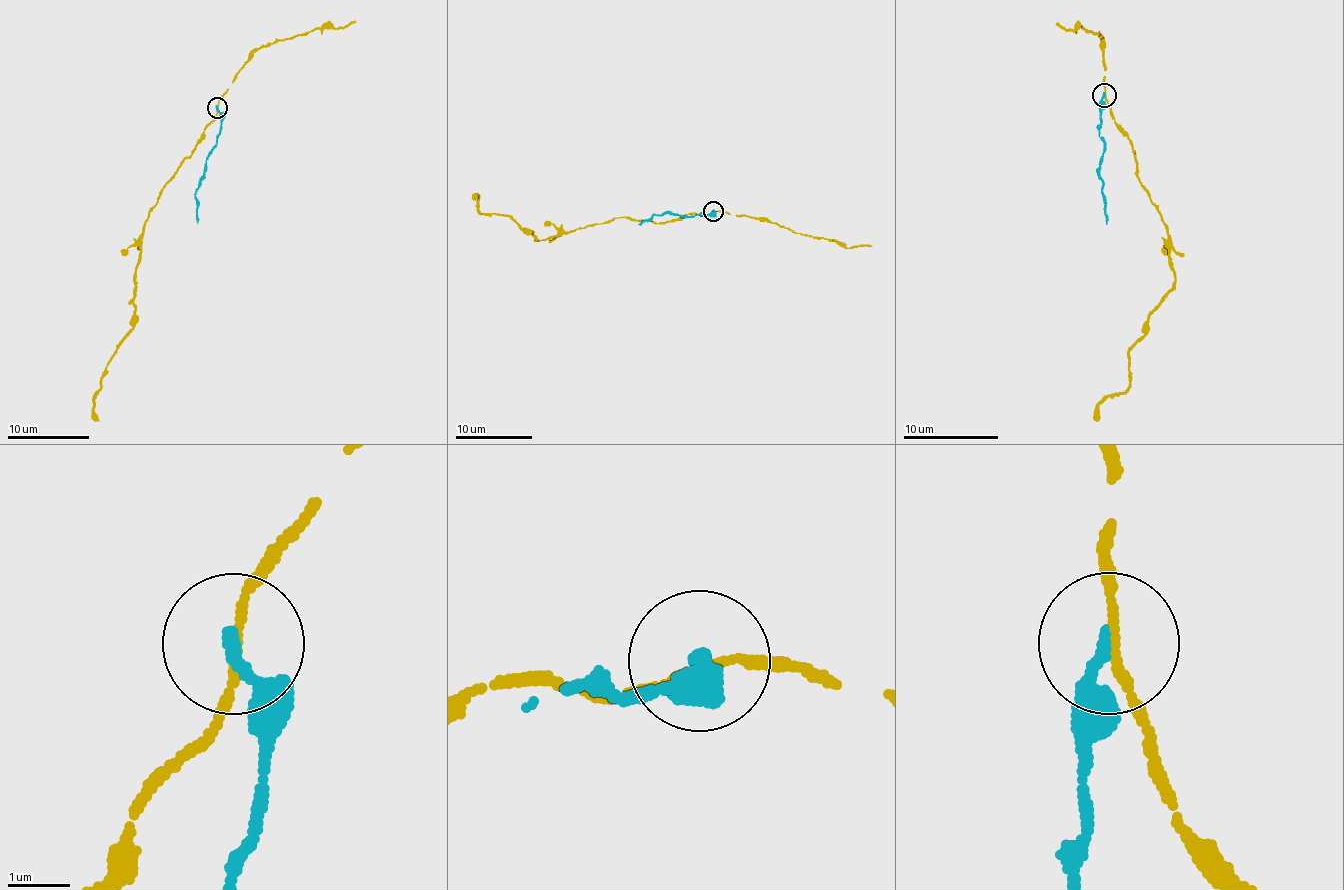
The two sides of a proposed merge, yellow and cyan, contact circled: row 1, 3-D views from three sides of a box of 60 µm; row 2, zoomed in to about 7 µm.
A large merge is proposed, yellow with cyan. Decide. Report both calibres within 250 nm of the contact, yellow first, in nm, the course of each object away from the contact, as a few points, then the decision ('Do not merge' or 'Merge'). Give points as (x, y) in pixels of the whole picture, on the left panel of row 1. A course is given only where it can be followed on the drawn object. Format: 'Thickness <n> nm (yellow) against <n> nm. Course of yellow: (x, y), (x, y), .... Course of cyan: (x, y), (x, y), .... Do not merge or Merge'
Thickness 110 nm (yellow) against 240 nm. Course of yellow: (218, 107), (196, 143), (162, 190), (144, 225), (140, 258), (135, 272), (135, 322), (92, 395), (98, 421). Course of cyan: (217, 107), (221, 134), (207, 157), (195, 195), (197, 224). Do not merge

